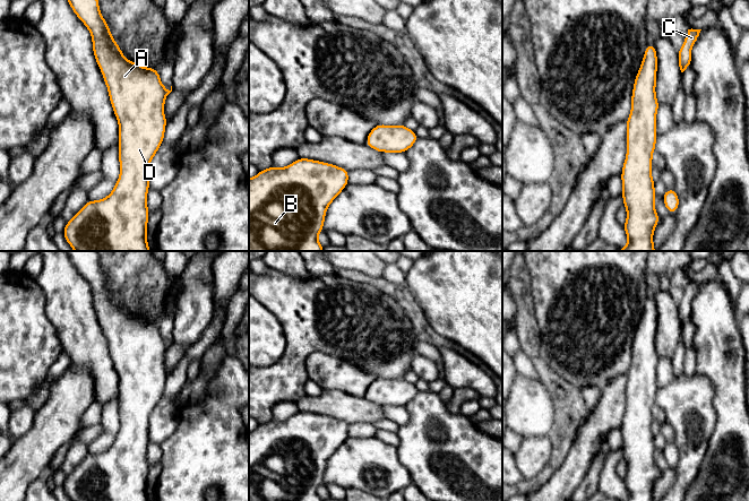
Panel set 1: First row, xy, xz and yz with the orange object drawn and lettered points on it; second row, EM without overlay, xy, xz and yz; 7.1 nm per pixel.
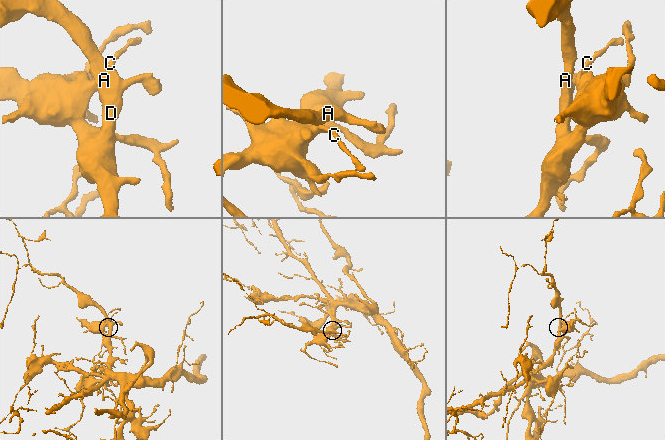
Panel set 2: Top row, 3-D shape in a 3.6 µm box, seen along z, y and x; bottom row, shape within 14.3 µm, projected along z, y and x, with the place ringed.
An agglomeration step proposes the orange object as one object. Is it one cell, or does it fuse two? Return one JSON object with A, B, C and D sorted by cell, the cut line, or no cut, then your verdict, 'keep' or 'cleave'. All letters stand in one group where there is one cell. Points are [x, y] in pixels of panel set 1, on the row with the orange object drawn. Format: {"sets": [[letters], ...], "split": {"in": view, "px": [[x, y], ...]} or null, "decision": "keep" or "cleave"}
{"sets": [["A", "B", "C", "D"]], "split": null, "decision": "keep"}

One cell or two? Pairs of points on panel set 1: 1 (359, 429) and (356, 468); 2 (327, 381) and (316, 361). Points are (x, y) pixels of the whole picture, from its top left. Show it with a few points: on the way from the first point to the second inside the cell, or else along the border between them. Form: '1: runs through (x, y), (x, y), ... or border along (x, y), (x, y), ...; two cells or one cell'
1: border along (375, 435), (349, 438); two cells
2: runs through (327, 377), (327, 373), (319, 365); one cell

